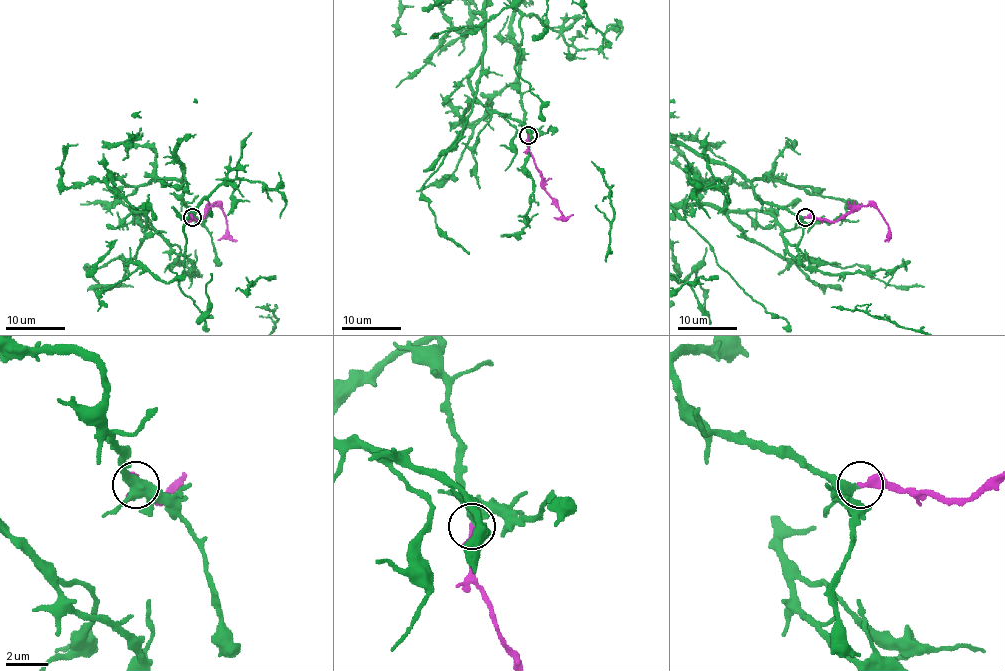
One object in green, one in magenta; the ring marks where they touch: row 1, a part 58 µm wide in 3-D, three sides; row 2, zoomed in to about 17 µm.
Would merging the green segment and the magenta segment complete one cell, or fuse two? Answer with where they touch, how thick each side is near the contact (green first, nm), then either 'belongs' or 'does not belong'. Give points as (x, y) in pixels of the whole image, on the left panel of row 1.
place (192, 217); calibres 400 and 360 nm; belongs

